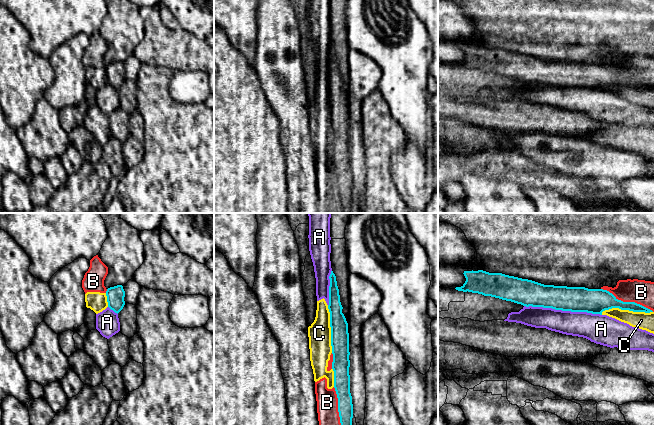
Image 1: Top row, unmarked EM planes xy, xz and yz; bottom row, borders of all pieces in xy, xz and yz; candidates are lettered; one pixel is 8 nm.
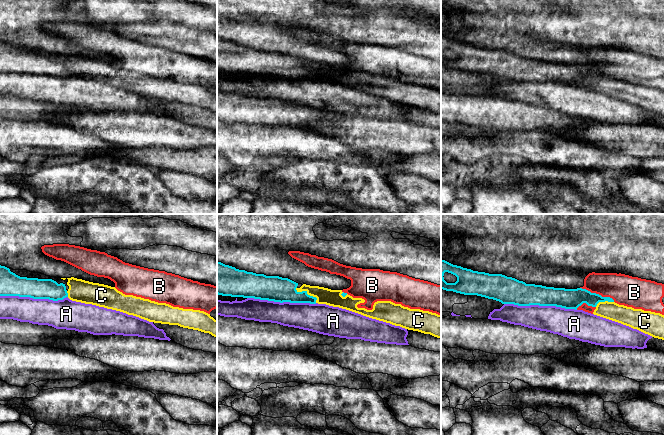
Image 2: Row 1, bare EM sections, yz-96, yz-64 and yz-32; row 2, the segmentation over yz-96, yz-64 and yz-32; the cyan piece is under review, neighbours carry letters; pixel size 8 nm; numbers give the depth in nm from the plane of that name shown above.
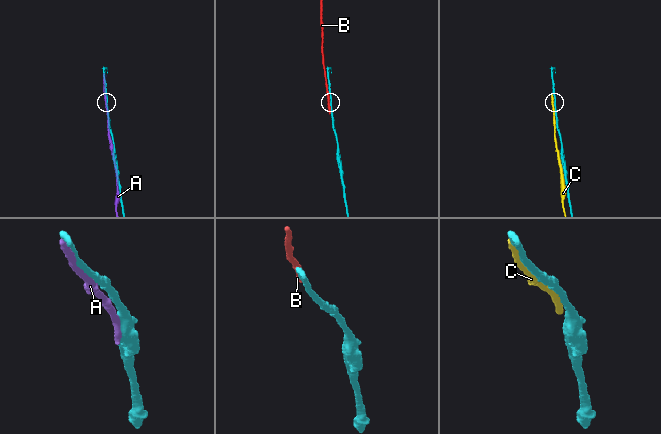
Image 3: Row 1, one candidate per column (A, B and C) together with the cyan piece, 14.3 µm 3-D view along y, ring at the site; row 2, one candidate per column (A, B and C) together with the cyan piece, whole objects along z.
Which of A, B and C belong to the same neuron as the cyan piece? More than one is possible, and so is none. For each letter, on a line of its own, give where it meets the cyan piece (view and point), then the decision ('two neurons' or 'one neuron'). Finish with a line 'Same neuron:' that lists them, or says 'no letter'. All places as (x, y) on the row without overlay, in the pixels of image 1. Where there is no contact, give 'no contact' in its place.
A: meets cyan in yz at (563, 86); two neurons
B: meets cyan in yz at (627, 78); two neurons
C: meets cyan in yz at (626, 85); two neurons
Same neuron: no letter

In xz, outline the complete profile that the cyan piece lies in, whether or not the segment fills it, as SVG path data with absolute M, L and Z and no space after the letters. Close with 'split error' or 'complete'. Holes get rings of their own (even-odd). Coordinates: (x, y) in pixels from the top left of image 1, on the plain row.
M331 47L329 52L329 81L331 122L333 130L332 145L334 147L334 164L338 174L338 188L343 213L351 213L353 180L350 169L349 151L349 109L348 99L342 89L339 65L336 52Z | complete

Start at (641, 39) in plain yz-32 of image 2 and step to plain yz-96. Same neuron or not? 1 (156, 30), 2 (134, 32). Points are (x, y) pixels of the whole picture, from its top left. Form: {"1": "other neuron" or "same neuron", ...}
{"1": "same neuron", "2": "same neuron"}

